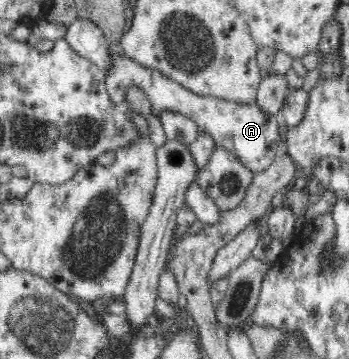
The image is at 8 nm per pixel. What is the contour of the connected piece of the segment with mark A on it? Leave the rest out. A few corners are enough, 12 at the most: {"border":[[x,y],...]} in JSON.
{"border":[[110,43],[105,85],[122,105],[133,84],[153,111],[191,118],[252,173],[280,152],[279,116],[256,101],[200,96]]}

